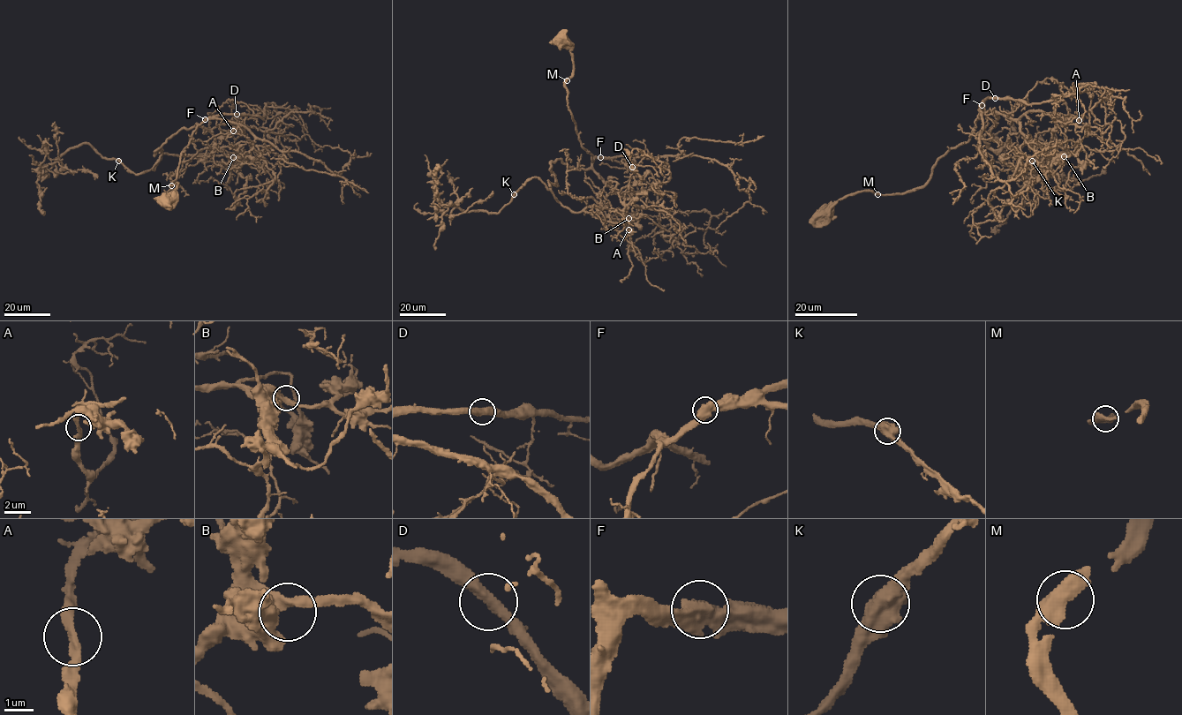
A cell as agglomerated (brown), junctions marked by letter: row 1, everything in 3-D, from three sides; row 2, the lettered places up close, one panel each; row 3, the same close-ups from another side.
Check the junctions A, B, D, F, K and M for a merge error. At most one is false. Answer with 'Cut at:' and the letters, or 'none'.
Cut at: none

